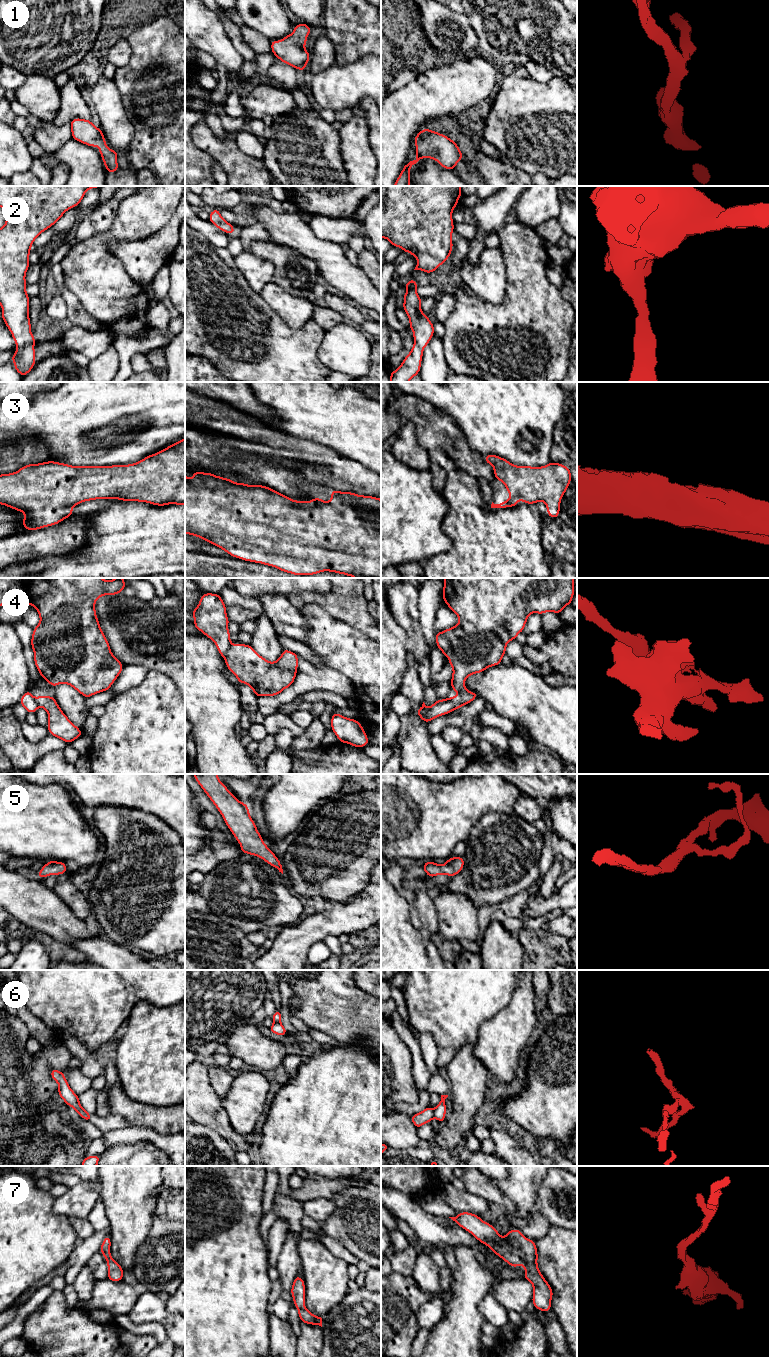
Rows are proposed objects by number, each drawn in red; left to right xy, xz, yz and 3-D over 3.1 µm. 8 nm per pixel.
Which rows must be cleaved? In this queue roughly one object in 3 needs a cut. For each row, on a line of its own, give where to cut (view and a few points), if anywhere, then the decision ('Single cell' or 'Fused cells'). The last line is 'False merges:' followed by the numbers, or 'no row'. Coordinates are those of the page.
1: No split. Single cell
2: No split. Single cell
3: No split. Single cell
4: Split along xz (232, 644), (224, 658). Fused cells
5: No split. Single cell
6: Split along yz (433, 1110), (434, 1117). Fused cells
7: No split. Single cell
False merges: 4, 6

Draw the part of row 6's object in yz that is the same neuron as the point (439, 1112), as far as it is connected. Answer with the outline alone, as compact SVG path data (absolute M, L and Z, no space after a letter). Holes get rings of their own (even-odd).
M441 1095L441 1100L434 1109L434 1118L436 1118L440 1123L446 1120L445 1113L447 1111L447 1106L445 1105L445 1099L447 1097L448 1095Z

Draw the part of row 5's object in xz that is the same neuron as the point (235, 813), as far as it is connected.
M192 774L222 815L227 827L239 842L242 853L257 856L283 874L281 862L263 842L252 820L248 805L239 801L220 781L218 774Z

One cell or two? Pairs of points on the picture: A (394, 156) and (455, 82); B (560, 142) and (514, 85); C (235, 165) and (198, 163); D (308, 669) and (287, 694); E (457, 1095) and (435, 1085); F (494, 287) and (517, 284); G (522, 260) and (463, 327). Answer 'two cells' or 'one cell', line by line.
A: one cell
B: one cell
C: two cells
D: one cell
E: two cells
F: two cells
G: one cell

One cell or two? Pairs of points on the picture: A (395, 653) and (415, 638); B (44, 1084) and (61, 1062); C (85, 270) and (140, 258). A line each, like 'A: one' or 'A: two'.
A: two
B: one
C: two

